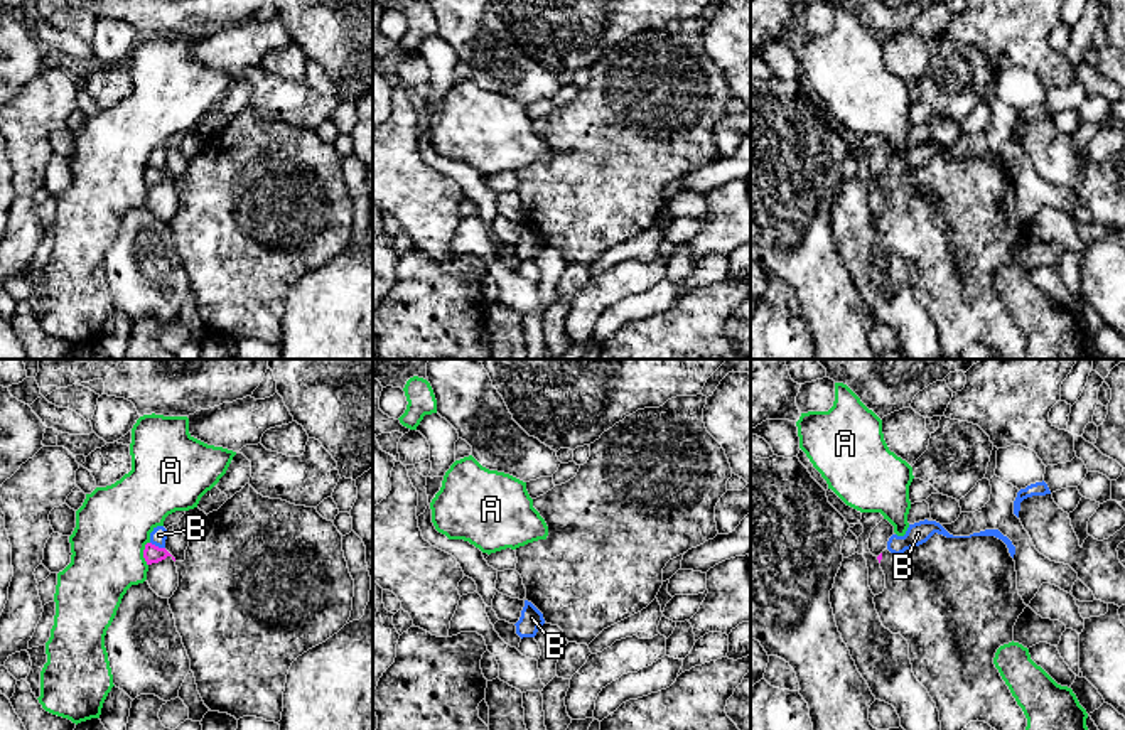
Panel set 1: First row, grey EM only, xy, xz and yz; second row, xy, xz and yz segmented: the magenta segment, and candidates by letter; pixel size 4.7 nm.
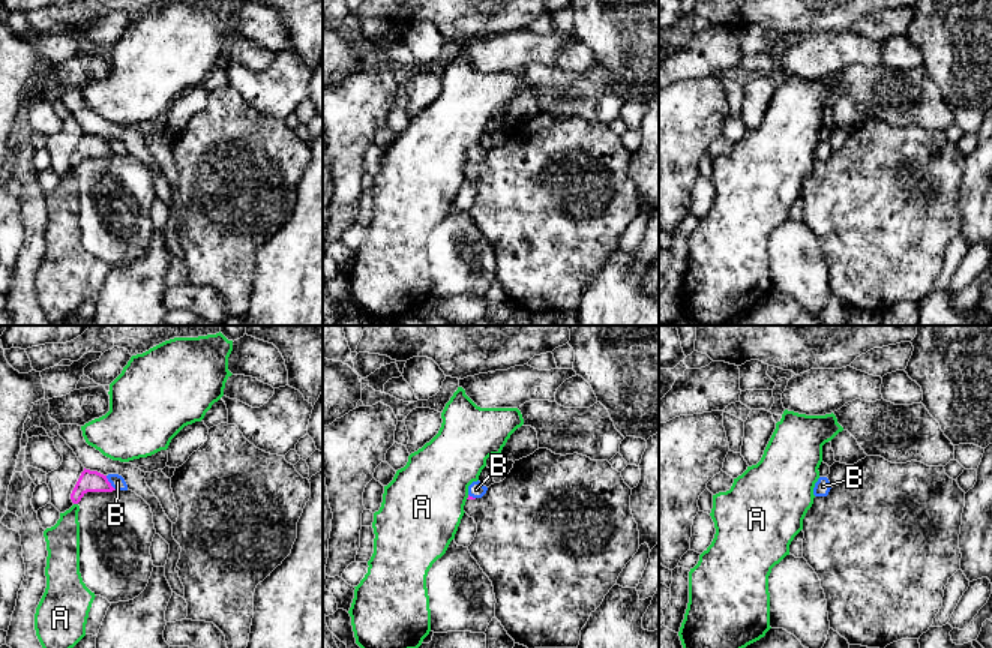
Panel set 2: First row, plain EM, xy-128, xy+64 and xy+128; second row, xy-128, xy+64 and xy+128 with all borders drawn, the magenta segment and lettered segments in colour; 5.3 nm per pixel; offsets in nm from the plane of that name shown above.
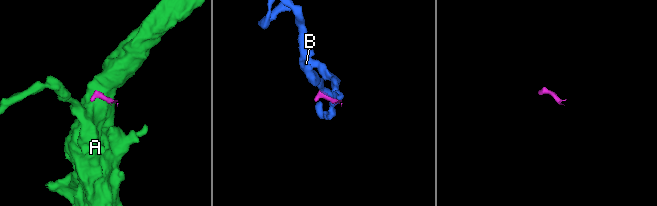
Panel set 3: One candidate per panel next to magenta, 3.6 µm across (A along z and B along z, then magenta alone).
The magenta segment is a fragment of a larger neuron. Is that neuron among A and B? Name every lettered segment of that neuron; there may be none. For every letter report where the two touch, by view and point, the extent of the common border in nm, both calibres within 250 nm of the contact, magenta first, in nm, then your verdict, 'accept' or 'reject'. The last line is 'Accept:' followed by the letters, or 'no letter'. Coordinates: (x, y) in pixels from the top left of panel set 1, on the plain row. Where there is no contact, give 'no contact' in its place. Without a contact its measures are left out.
A: contact xy (144, 176); length 120 nm; calibres 90 and 360 nm; reject
B: contact xy (157, 169); length 80 nm; calibres 90 and 80 nm; reject
Accept: no letter

